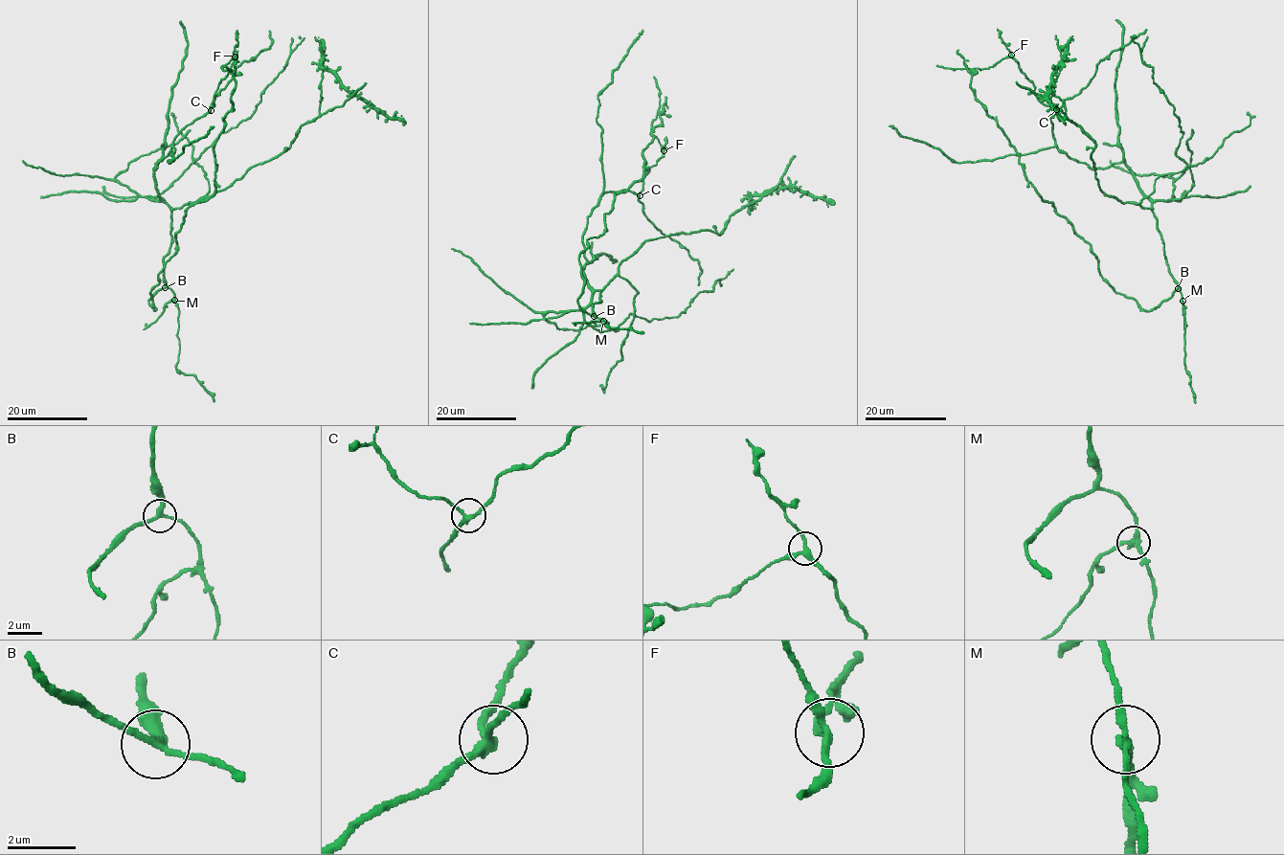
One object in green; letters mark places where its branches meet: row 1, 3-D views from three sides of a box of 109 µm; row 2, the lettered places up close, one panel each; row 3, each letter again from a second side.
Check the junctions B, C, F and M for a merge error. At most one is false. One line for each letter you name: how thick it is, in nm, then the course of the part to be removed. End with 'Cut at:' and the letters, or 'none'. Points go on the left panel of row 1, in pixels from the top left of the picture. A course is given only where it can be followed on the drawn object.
M: calibre 200 nm; course (174, 301), (170, 301), (160, 315), (143, 329)
Cut at: M

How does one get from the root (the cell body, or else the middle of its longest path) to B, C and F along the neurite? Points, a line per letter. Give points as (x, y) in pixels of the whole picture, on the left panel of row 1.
B: (157, 189), (171, 211), (170, 251), (163, 259), (165, 287)
C: (157, 189), (154, 167), (158, 163), (155, 164), (154, 169), (169, 152), (175, 137), (211, 110)
F: (157, 189), (155, 164), (154, 169), (175, 137), (214, 105), (217, 86), (235, 56)

